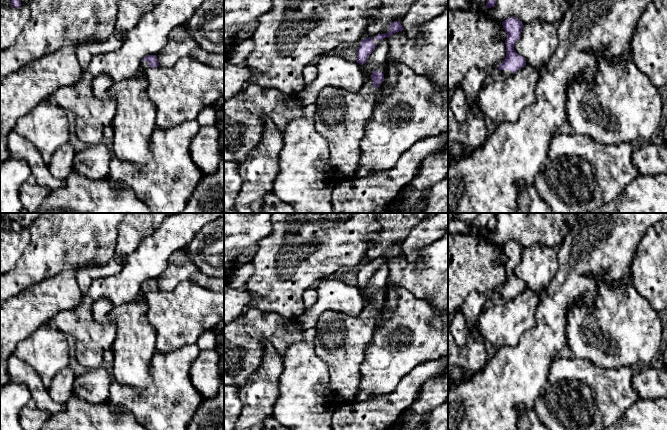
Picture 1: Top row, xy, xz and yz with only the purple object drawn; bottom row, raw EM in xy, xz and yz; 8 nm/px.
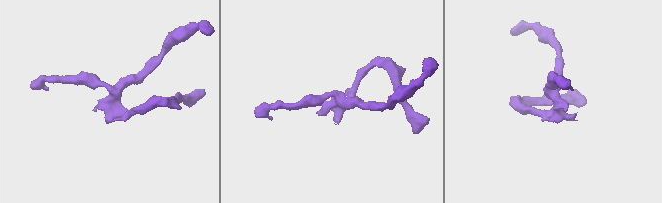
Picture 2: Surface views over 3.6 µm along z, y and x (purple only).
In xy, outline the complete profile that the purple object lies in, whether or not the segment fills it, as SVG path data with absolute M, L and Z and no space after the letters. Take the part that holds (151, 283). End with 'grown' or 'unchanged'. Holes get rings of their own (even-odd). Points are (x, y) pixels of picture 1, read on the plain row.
M148 279L133 302L113 305L103 298L92 305L92 315L97 322L115 323L115 339L111 347L114 360L109 367L113 379L137 391L145 390L153 382L149 365L157 352L157 334L147 320L143 295L158 290L157 280Z; grown

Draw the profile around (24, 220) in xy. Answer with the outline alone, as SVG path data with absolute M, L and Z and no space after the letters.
M0 213L0 230L12 231L11 224L17 223L21 228L29 229L43 213Z

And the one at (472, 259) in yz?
M448 232L448 314L454 313L471 293L488 296L498 293L506 281L506 268L499 264L504 254L502 247L492 243L486 236L469 233Z

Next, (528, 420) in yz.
M521 406L518 418L518 430L548 430L537 417L534 409L528 409L525 406Z

